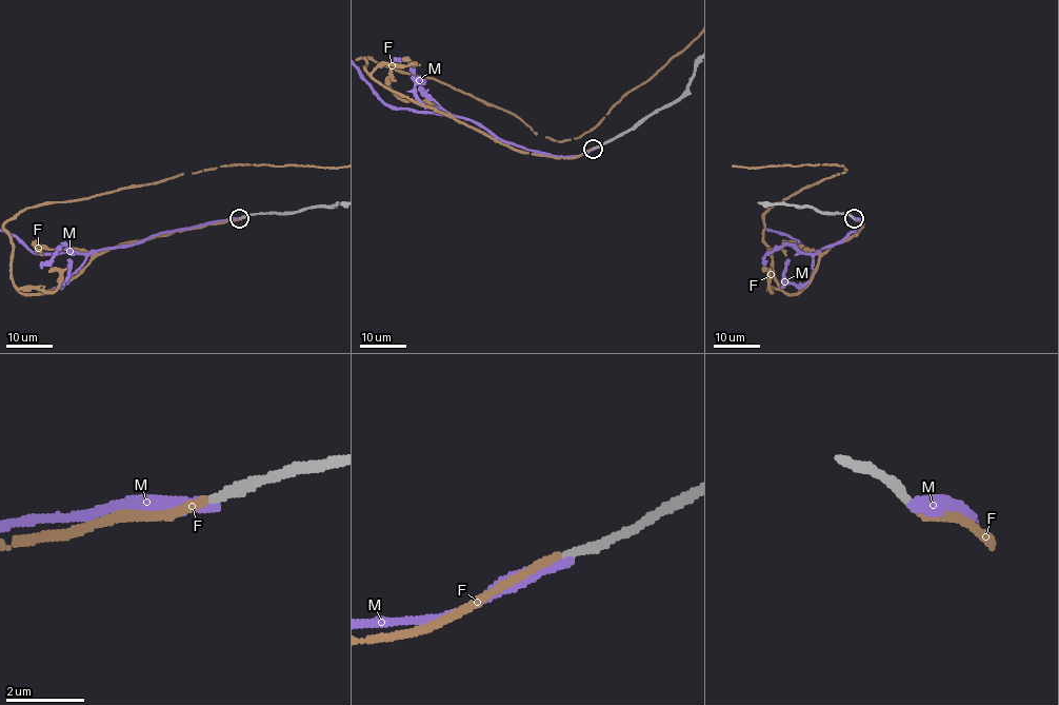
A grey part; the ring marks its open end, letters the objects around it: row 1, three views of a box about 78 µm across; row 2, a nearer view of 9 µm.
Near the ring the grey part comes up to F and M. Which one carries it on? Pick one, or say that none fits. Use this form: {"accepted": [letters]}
{"accepted": ["F"]}

